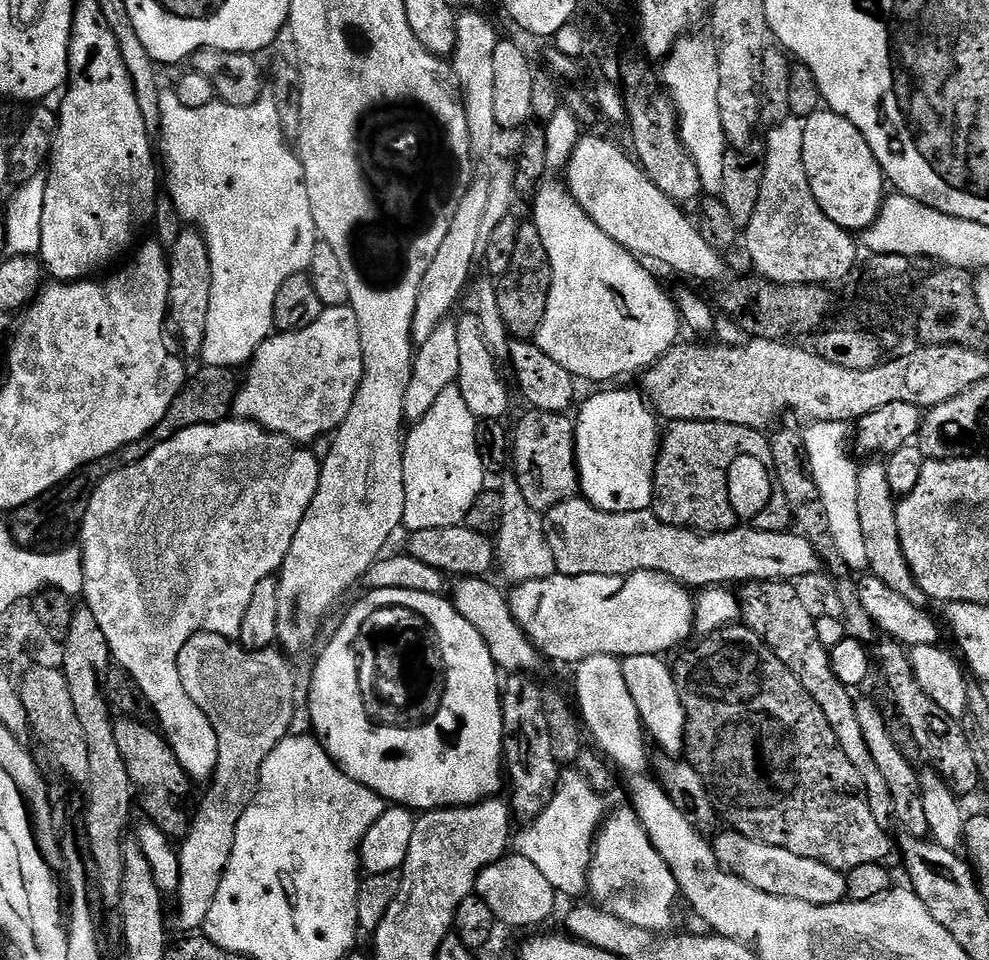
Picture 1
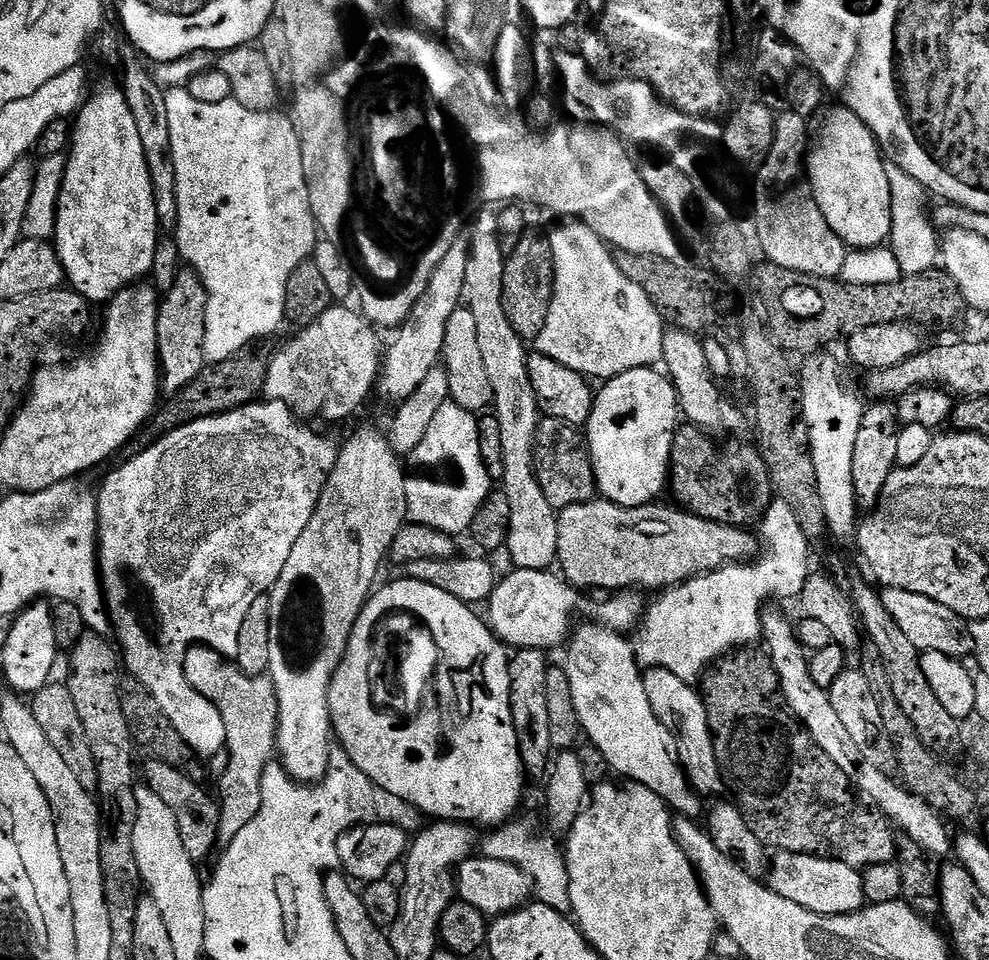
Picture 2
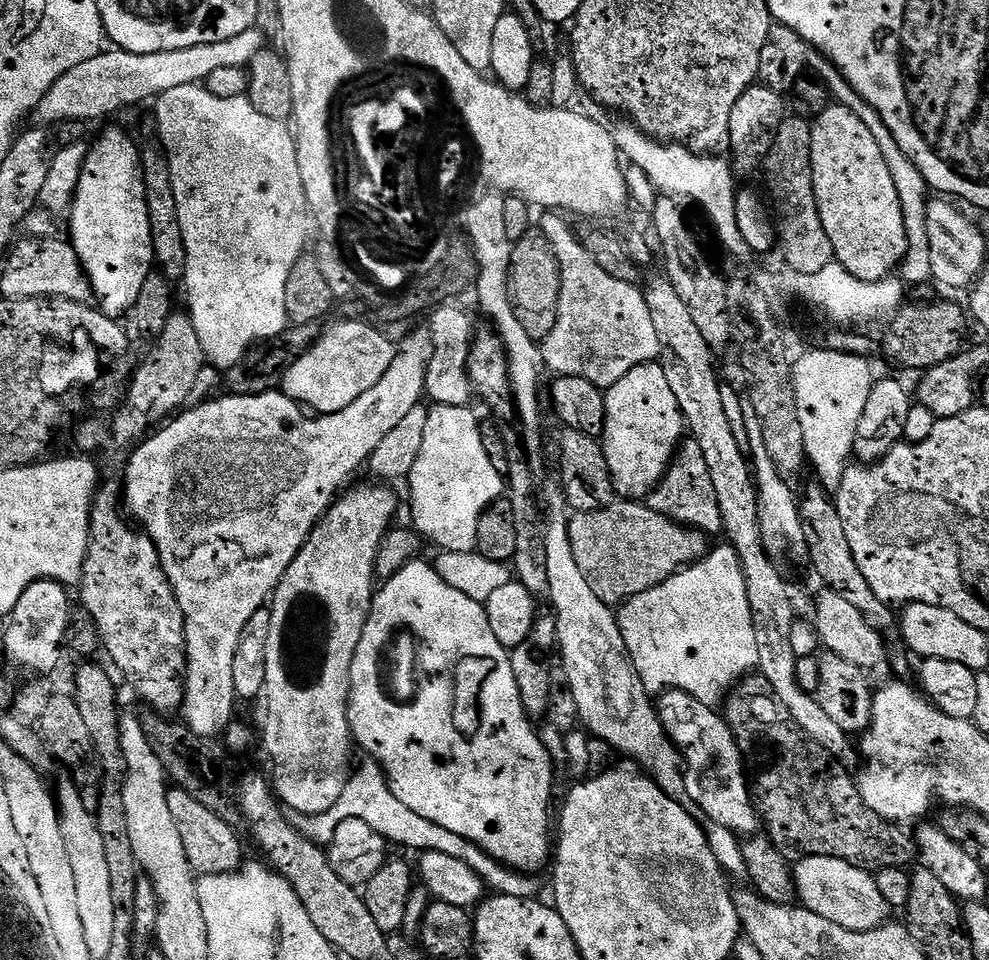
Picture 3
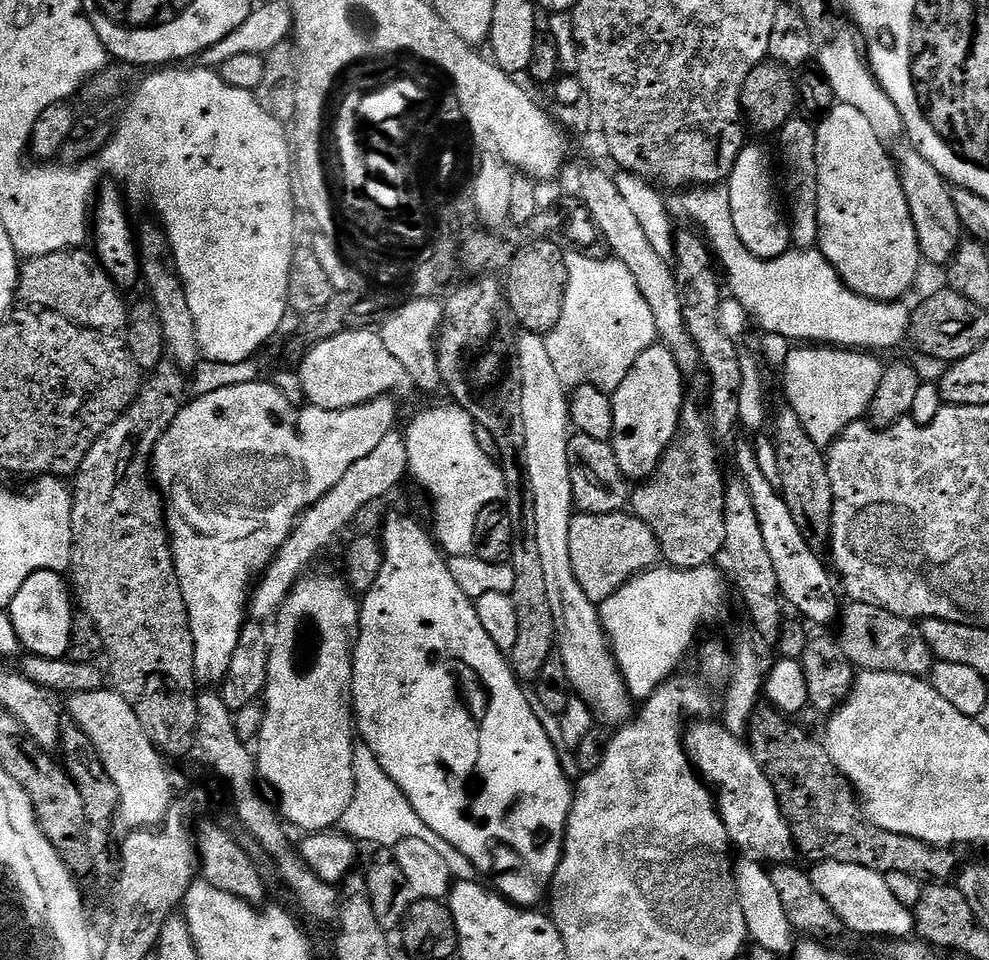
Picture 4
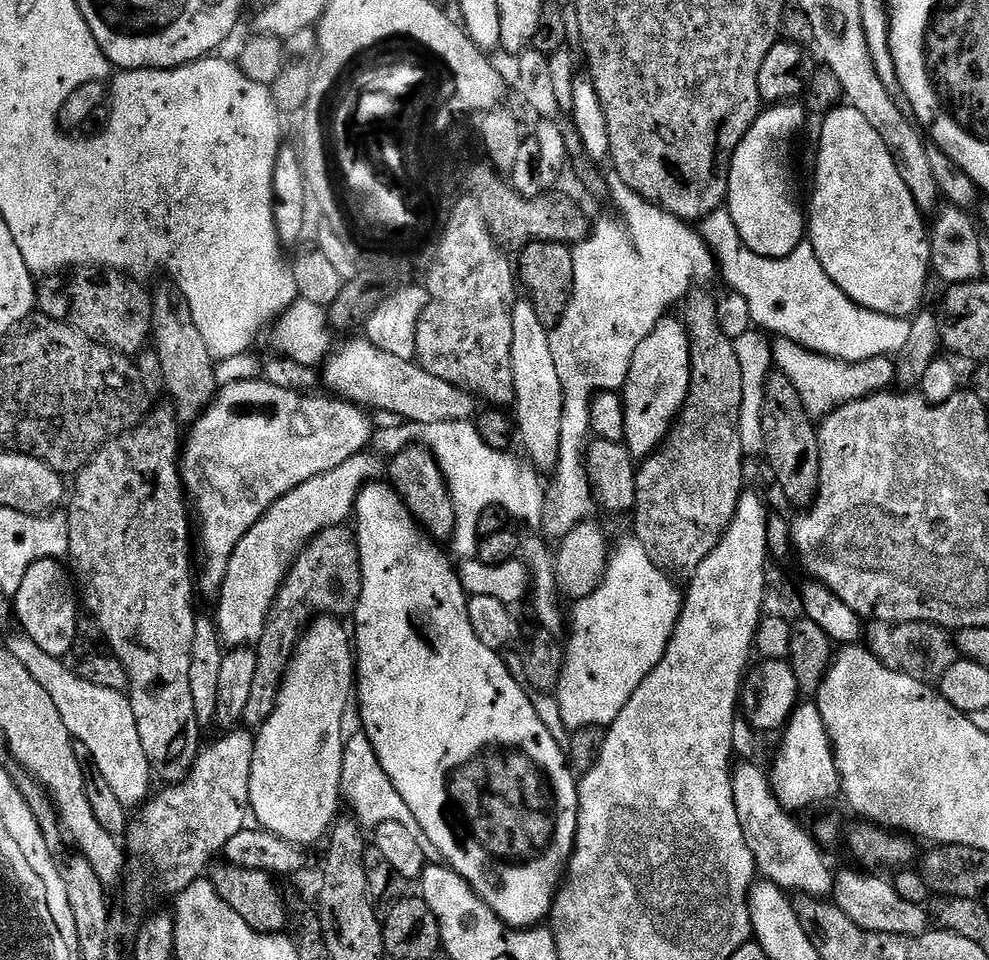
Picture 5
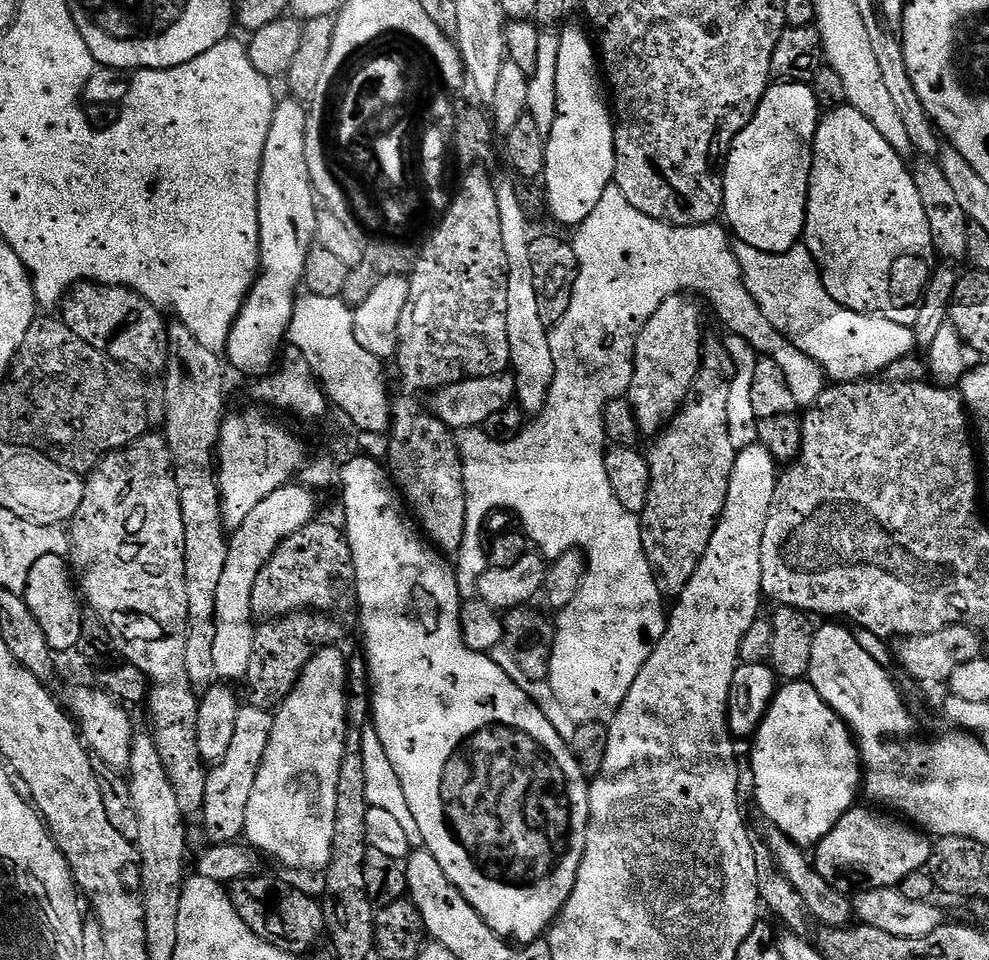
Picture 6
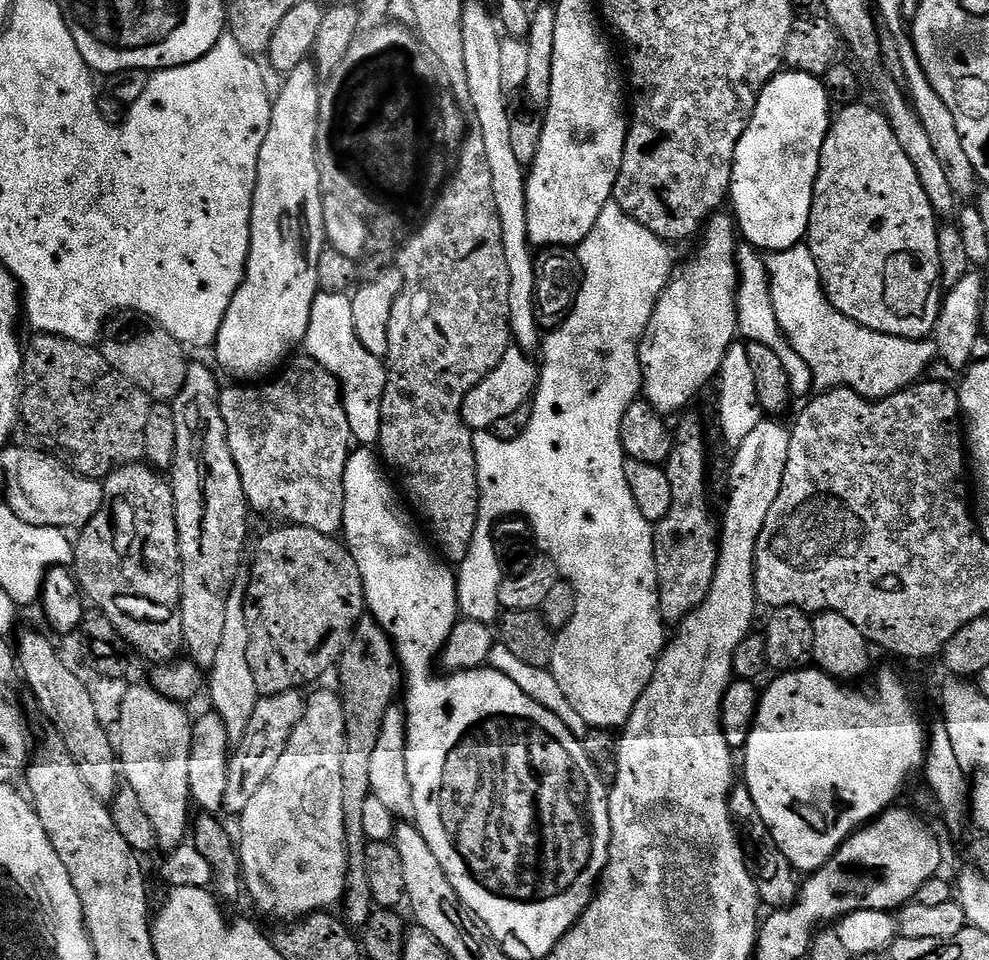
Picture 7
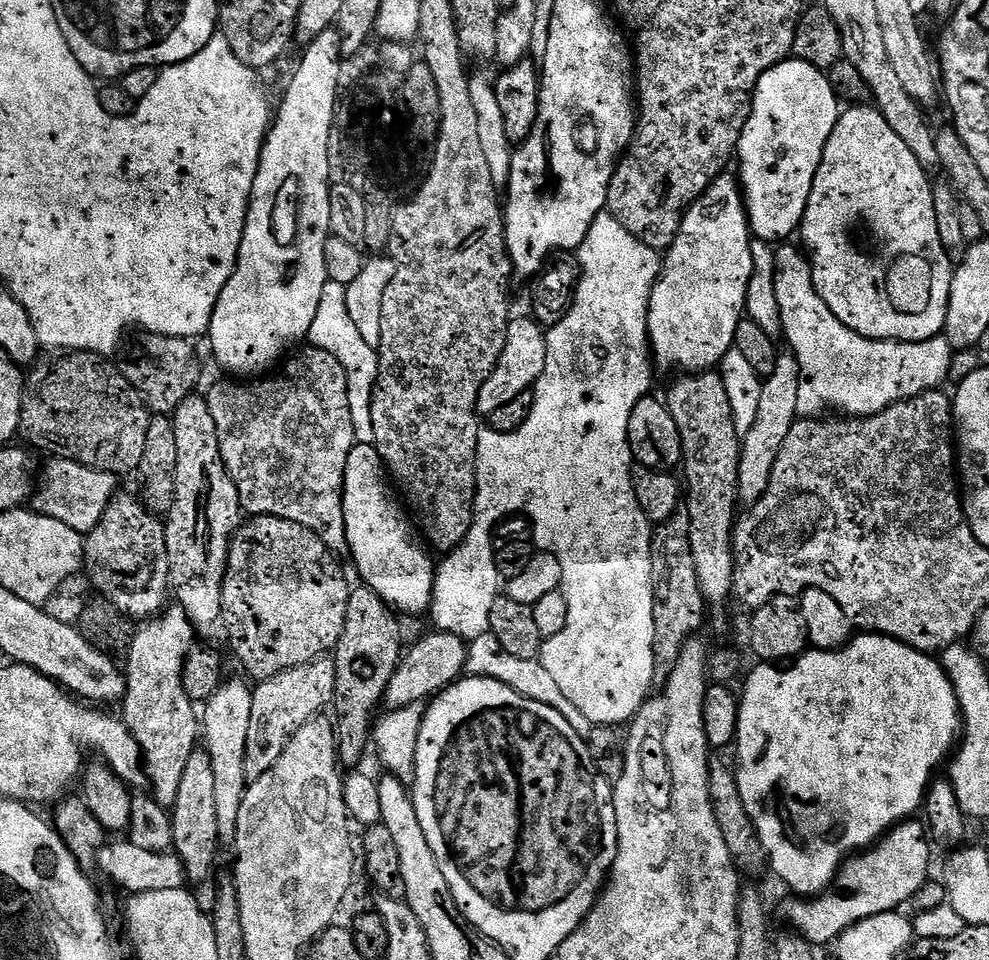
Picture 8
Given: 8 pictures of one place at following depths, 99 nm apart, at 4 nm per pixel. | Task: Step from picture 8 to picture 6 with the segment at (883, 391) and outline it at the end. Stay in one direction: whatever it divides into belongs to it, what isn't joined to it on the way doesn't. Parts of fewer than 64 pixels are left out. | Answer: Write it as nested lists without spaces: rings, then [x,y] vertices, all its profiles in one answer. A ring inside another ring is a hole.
[[[733,239],[732,249],[738,258],[738,266],[742,266],[746,290],[750,290],[762,314],[766,314],[770,326],[774,326],[774,330],[778,330],[789,342],[798,346],[798,350],[814,358],[814,362],[818,362],[833,381],[855,382],[879,377],[887,373],[888,367],[894,362],[917,351],[915,327],[898,326],[898,322],[890,322],[890,318],[881,316],[863,316],[834,302],[822,282],[820,268],[808,248],[797,246],[789,252],[763,252],[754,250],[754,246],[746,246],[746,242]]]

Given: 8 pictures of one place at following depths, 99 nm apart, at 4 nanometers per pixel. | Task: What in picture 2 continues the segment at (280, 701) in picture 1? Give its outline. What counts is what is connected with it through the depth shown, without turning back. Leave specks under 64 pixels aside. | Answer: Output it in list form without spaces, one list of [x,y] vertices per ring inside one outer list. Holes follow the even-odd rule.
[[[203,646],[189,647],[184,654],[184,677],[186,682],[202,698],[206,698],[222,714],[222,723],[226,725],[226,738],[224,747],[228,753],[228,762],[223,765],[220,776],[220,796],[218,807],[220,809],[220,826],[218,840],[221,845],[227,846],[236,837],[238,830],[254,818],[262,806],[262,774],[268,764],[273,763],[276,752],[276,726],[278,724],[278,700],[271,679],[267,675],[250,676],[243,672],[235,662],[225,662],[213,648]]]

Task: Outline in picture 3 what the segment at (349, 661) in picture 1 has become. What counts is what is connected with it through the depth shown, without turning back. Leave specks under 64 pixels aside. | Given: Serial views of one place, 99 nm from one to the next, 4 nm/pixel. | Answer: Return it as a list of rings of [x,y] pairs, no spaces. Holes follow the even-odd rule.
[[[417,558],[409,562],[406,566],[402,566],[402,570],[398,570],[398,574],[394,574],[389,580],[383,581],[379,585],[378,591],[372,597],[372,608],[368,612],[366,618],[366,626],[362,630],[362,639],[358,641],[358,650],[354,650],[354,666],[350,666],[350,690],[348,691],[348,725],[352,731],[353,741],[361,748],[361,753],[367,754],[379,764],[384,775],[387,776],[389,784],[396,792],[396,797],[402,802],[406,802],[406,806],[413,814],[413,817],[422,818],[424,822],[438,822],[438,826],[444,827],[446,830],[451,830],[454,834],[462,834],[462,838],[466,838],[470,842],[474,842],[484,852],[489,852],[496,860],[511,868],[517,868],[519,871],[534,872],[536,868],[545,860],[547,854],[549,857],[550,849],[554,844],[554,812],[551,812],[548,807],[552,804],[552,756],[550,749],[540,740],[540,734],[537,725],[532,725],[533,721],[530,719],[528,711],[522,706],[522,698],[518,694],[518,682],[514,682],[514,670],[512,669],[512,657],[509,649],[502,646],[502,642],[498,642],[498,638],[494,638],[494,630],[490,630],[490,622],[488,621],[487,607],[478,602],[474,602],[474,598],[466,598],[466,594],[459,593],[454,590],[454,586],[449,586],[446,582],[442,582],[442,578],[438,578],[435,567],[431,563],[428,564],[424,558]],[[396,624],[412,624],[412,628],[416,628],[416,632],[420,632],[420,640],[424,640],[424,648],[420,651],[422,663],[426,666],[426,683],[424,689],[420,691],[420,701],[412,708],[396,708],[396,704],[388,704],[388,700],[384,700],[384,692],[380,692],[380,679],[376,677],[376,656],[380,656],[380,644],[384,644],[384,640],[388,640],[388,632],[392,632],[392,628],[396,628]]]

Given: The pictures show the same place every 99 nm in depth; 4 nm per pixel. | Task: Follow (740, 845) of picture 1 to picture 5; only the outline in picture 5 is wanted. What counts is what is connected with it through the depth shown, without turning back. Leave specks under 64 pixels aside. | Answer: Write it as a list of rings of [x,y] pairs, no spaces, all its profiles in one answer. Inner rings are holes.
[[[844,872],[834,880],[834,902],[858,926],[871,932],[885,932],[899,936],[920,936],[929,931],[930,916],[921,905],[905,902],[891,883],[879,880],[879,875],[860,872]]]

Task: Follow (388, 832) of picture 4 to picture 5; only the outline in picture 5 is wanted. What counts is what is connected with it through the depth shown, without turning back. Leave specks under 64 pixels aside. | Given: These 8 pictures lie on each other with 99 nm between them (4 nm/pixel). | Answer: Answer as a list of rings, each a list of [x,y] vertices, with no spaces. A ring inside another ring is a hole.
[[[356,730],[353,736],[351,733],[344,741],[340,791],[347,807],[348,804],[352,807],[351,813],[365,829],[375,830],[382,822],[402,822],[407,824],[410,834],[421,835],[418,822],[410,814],[410,806],[406,806],[402,794],[394,790],[394,782],[390,782],[386,770],[382,770],[382,762],[378,762],[378,754],[374,754],[374,746],[362,730]]]

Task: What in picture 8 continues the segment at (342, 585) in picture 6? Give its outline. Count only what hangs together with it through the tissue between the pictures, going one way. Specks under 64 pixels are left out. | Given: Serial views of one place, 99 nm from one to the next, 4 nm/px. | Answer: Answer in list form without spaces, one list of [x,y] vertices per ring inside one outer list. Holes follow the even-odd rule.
[[[254,516],[247,522],[241,523],[232,536],[232,545],[228,551],[228,569],[224,575],[224,589],[222,590],[222,628],[228,631],[228,644],[236,651],[240,664],[253,676],[253,681],[268,680],[274,674],[290,670],[294,666],[302,666],[306,662],[316,660],[317,657],[331,653],[336,647],[338,638],[342,638],[342,626],[346,624],[346,602],[350,591],[350,583],[344,577],[344,568],[339,564],[337,553],[330,551],[318,538],[318,534],[311,532],[296,520],[287,520],[277,516]]]

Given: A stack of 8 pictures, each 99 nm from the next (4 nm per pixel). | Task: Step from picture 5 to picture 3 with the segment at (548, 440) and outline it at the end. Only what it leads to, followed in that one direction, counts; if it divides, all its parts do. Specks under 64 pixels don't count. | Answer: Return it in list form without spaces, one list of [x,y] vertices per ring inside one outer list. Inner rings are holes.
[[[559,479],[543,481],[542,504],[546,511],[544,517],[544,537],[546,538],[546,578],[548,579],[547,599],[552,599],[551,611],[556,618],[556,642],[558,655],[562,658],[568,689],[574,694],[574,702],[578,702],[579,723],[589,728],[595,739],[604,740],[621,757],[635,762],[659,784],[660,791],[668,793],[670,798],[681,802],[688,800],[685,769],[682,767],[680,749],[663,728],[663,722],[657,712],[653,697],[642,686],[642,678],[638,678],[638,670],[632,664],[630,654],[626,650],[626,642],[622,638],[620,621],[613,605],[602,602],[594,590],[578,570],[578,561],[574,559],[574,550],[570,546],[570,512],[568,499],[564,497],[564,489],[560,487]]]

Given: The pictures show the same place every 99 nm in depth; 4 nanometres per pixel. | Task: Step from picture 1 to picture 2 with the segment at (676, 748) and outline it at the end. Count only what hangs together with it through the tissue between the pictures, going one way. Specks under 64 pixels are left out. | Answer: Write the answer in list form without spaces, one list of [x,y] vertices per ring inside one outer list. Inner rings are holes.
[[[651,668],[645,671],[644,686],[651,709],[655,716],[676,737],[680,764],[688,781],[696,792],[709,798],[717,797],[724,792],[726,785],[717,764],[717,754],[713,748],[712,732],[709,729],[709,719],[706,718],[705,702],[701,693],[689,681],[675,677],[668,670]]]

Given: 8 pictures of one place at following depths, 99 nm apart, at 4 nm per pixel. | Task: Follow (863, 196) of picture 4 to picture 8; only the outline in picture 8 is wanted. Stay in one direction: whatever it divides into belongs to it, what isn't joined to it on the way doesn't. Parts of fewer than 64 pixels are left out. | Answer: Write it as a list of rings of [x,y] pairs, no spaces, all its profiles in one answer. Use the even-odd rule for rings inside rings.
[[[852,106],[841,111],[838,122],[826,142],[826,150],[822,154],[822,162],[818,166],[818,174],[810,190],[810,202],[806,202],[806,214],[798,229],[799,243],[808,257],[808,265],[812,268],[814,290],[826,306],[842,322],[842,326],[850,326],[858,334],[868,340],[901,340],[902,342],[922,342],[941,335],[946,322],[946,310],[950,302],[950,282],[954,271],[954,261],[942,246],[942,238],[938,238],[938,222],[934,218],[933,181],[924,167],[910,154],[910,146],[902,143],[902,138],[886,126],[886,118],[872,106]]]

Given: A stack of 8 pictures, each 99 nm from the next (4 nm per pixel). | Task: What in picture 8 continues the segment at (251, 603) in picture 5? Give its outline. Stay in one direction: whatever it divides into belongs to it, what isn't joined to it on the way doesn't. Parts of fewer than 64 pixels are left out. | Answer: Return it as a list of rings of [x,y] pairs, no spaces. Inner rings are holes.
[[[225,679],[218,691],[202,708],[202,748],[210,754],[210,766],[214,768],[214,803],[218,834],[221,841],[236,839],[238,810],[242,806],[246,787],[246,733],[250,731],[250,706],[252,688],[240,680]]]

